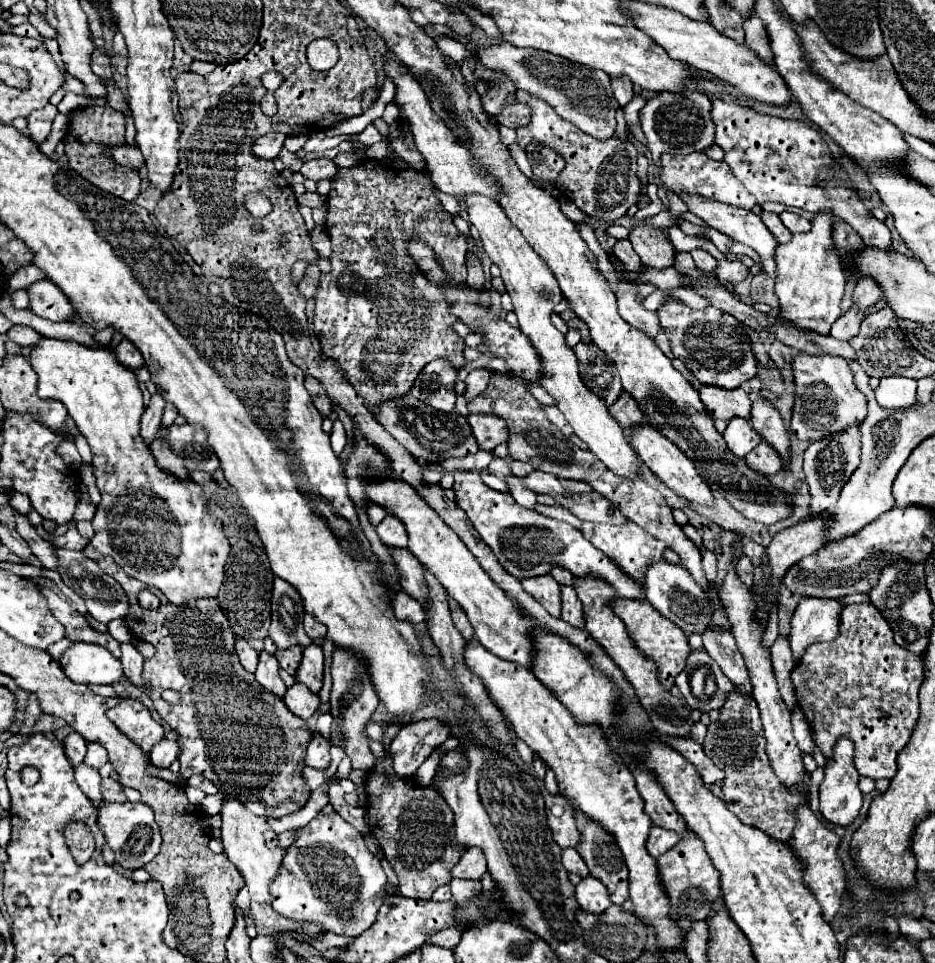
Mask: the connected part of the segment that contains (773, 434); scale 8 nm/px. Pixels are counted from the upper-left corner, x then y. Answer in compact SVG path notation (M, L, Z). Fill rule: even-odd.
M759 398L753 402L751 426L763 436L763 440L767 440L779 452L779 456L789 454L789 436L783 426L783 420L771 400Z

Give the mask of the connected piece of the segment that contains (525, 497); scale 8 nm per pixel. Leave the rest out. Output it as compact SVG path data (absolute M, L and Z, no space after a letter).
M509 476L505 482L507 482L509 492L511 492L511 496L515 498L517 504L521 504L521 506L525 506L525 508L535 508L535 506L537 506L537 494L535 494L535 492L531 492L529 488L525 488L525 486L523 486L519 480L515 480L513 476Z

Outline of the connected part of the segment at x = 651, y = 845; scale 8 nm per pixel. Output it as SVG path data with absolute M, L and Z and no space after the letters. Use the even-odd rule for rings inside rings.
M651 828L649 838L647 838L647 852L657 858L665 852L669 852L675 844L679 842L679 838L675 836L675 832L667 832L665 828Z

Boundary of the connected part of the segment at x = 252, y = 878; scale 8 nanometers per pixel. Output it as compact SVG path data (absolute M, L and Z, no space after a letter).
M225 796L223 798L223 806L221 806L221 840L225 846L225 854L227 858L237 866L237 870L241 872L241 876L245 878L249 892L251 892L251 912L255 914L255 926L257 926L257 934L273 934L273 932L287 932L287 930L295 930L299 934L305 936L321 936L323 930L315 924L295 924L287 918L275 916L275 912L271 910L271 894L269 894L269 884L271 880L277 876L279 864L283 860L283 850L277 844L277 834L273 830L267 828L265 818L259 818L255 814L251 814L243 802L239 802L237 798Z

